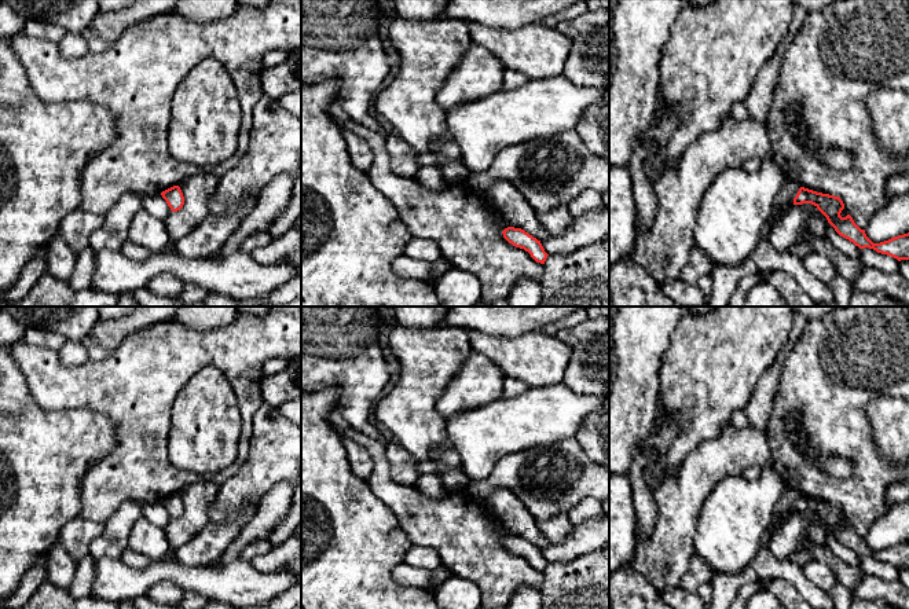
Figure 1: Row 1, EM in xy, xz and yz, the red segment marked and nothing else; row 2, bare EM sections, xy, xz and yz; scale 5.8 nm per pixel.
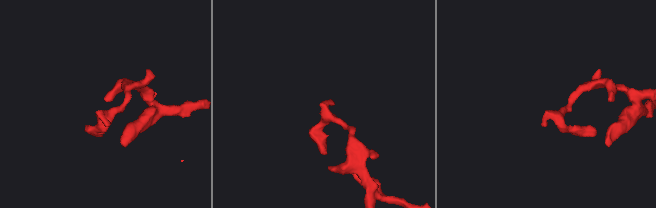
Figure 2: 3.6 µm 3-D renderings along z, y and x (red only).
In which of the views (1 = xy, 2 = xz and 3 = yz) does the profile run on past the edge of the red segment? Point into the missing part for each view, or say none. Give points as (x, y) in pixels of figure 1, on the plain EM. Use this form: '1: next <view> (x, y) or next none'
1: next none
2: next none
3: next none

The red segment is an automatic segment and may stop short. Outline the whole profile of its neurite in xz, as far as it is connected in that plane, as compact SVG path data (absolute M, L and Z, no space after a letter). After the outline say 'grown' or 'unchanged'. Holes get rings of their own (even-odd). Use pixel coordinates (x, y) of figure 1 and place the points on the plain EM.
M514 535L505 536L502 542L509 551L528 560L536 571L545 572L549 562L545 560L540 549L538 549L524 538Z; unchanged

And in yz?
M800 495L793 506L793 513L802 511L814 513L840 544L848 547L859 557L869 555L877 561L891 564L898 569L909 568L909 540L880 551L873 551L866 544L865 538L861 538L850 522L846 525L840 524L844 517L844 511L839 505Z; unchanged

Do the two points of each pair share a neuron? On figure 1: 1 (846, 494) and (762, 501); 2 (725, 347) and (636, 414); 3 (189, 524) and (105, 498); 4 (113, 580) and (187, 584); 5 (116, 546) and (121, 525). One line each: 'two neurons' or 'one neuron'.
1: two neurons
2: two neurons
3: two neurons
4: one neuron
5: one neuron

